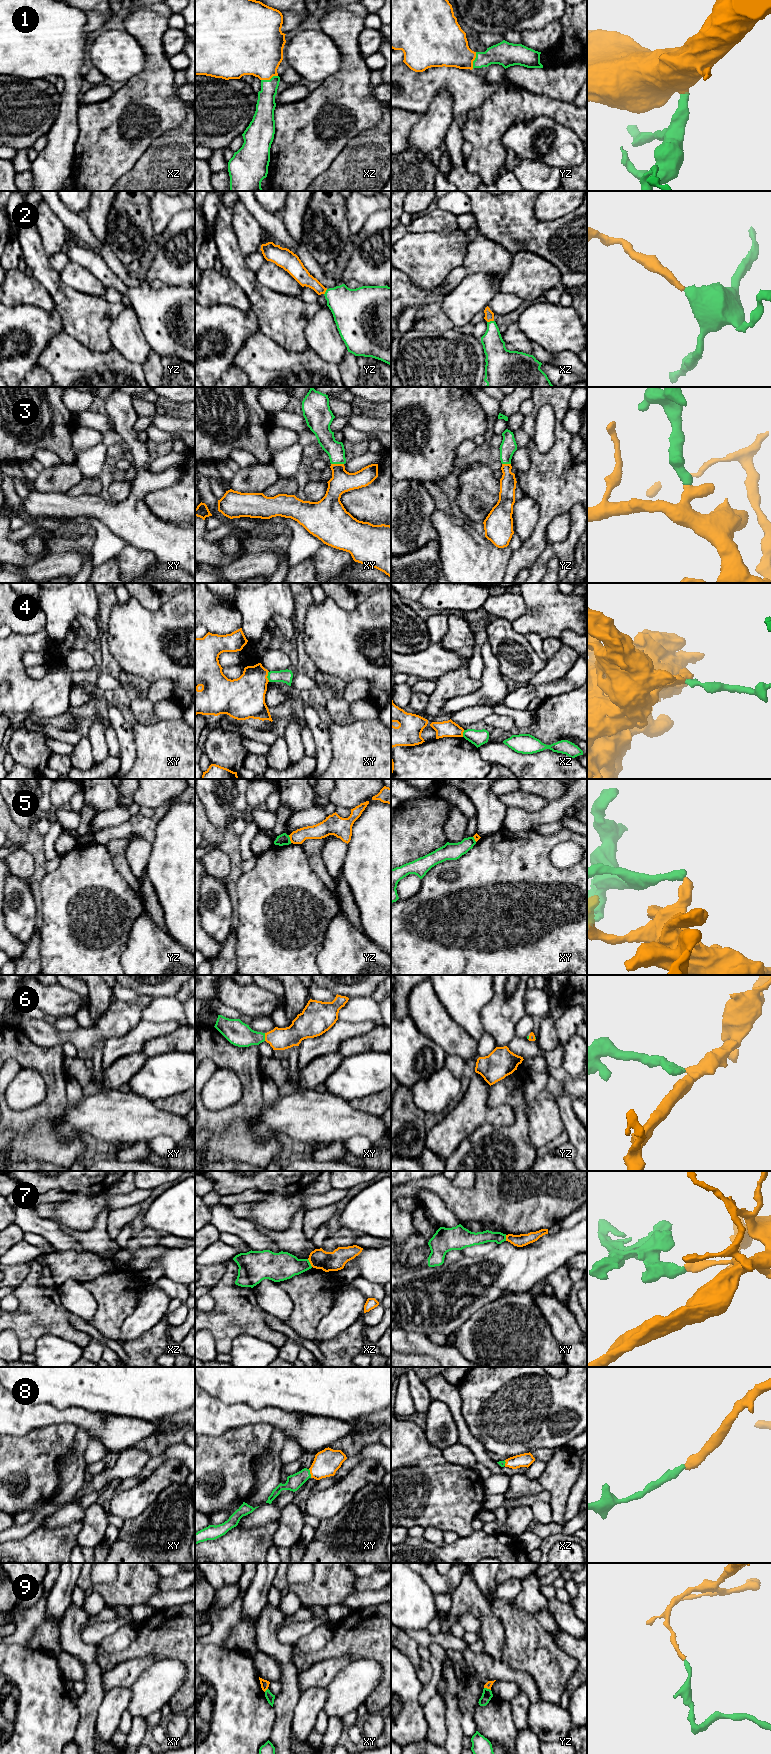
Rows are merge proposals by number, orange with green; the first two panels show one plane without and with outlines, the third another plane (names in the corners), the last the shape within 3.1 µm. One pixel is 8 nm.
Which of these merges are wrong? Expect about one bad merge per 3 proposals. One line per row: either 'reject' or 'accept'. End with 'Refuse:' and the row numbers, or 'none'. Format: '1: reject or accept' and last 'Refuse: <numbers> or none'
1: accept
2: accept
3: accept
4: reject
5: reject
6: accept
7: reject
8: accept
9: reject
Refuse: 4, 5, 7, 9

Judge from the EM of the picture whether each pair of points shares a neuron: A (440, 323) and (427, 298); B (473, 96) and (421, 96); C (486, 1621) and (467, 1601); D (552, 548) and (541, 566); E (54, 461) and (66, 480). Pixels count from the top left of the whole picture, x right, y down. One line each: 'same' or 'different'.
A: same
B: same
C: same
D: same
E: different

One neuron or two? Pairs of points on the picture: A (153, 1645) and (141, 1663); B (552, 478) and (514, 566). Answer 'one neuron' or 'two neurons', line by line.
A: two neurons
B: one neuron

